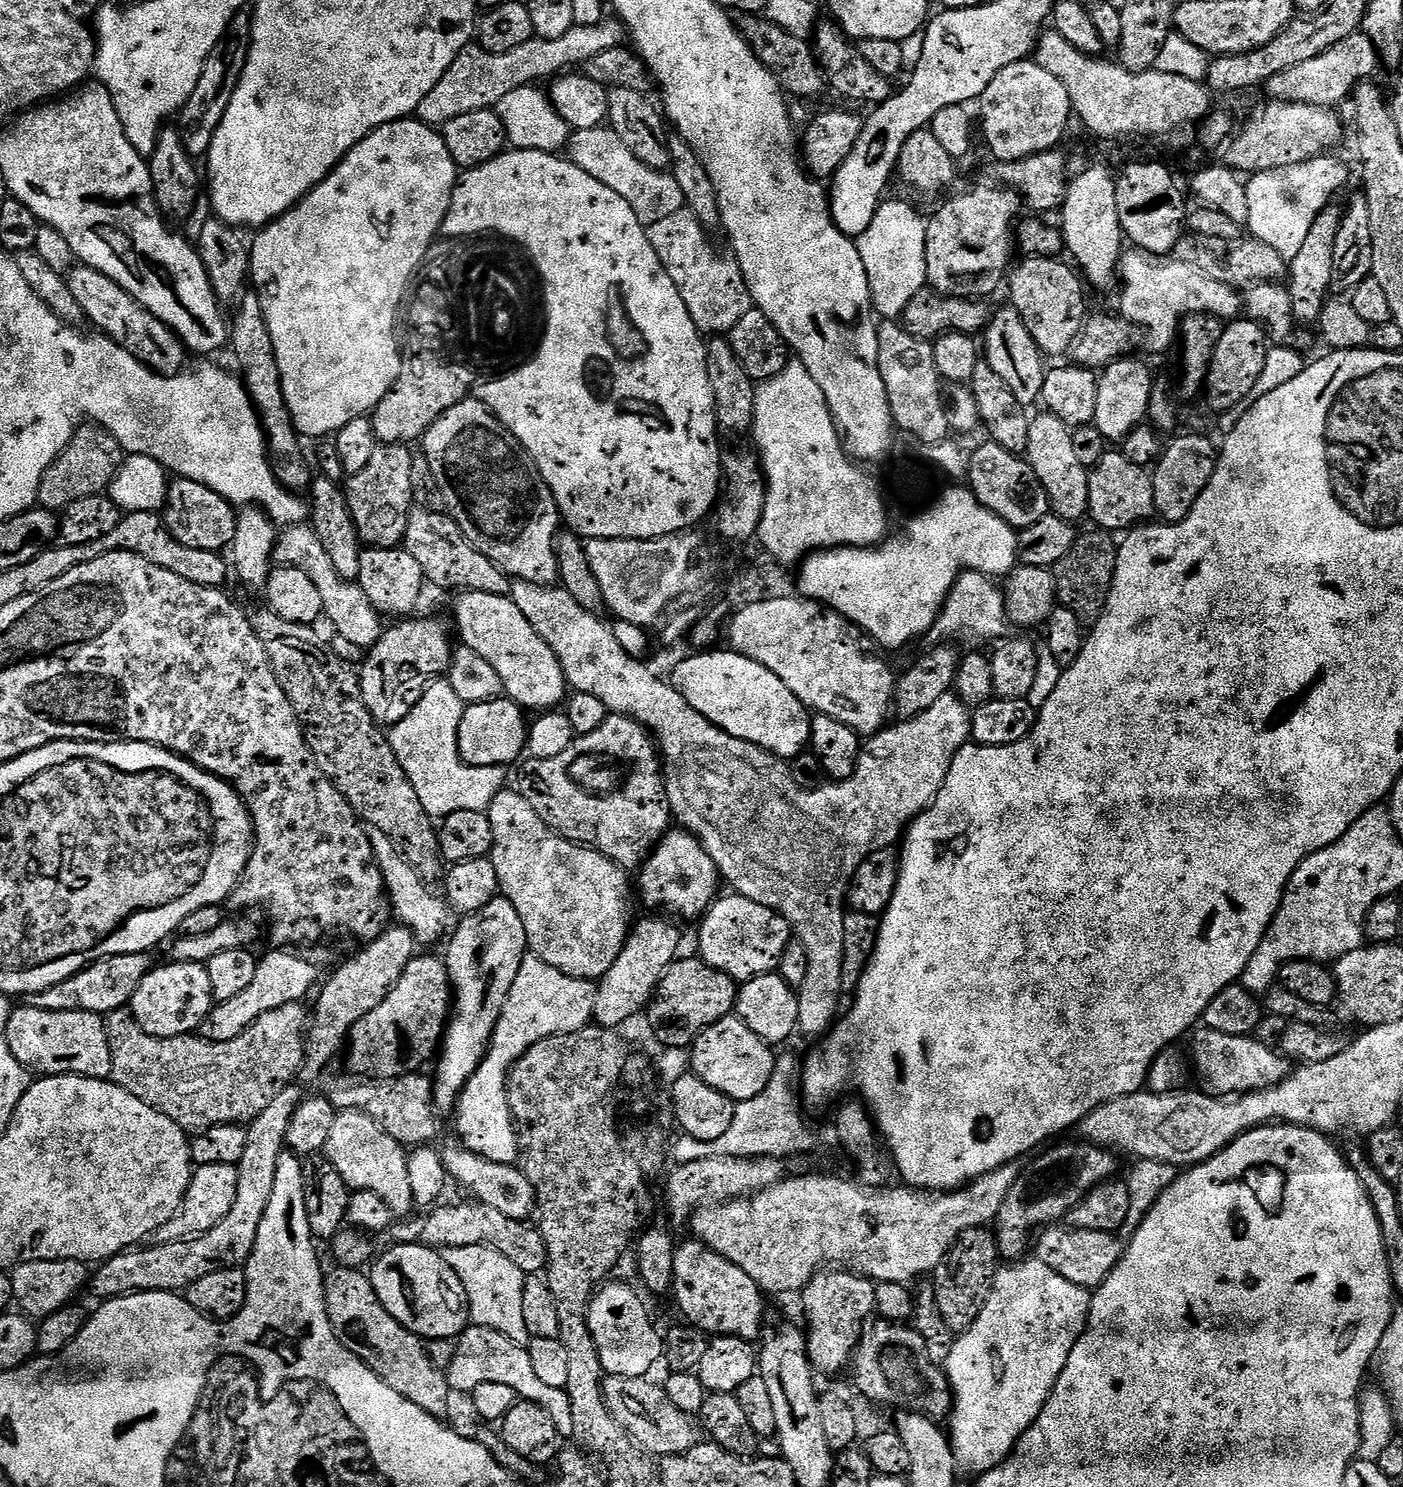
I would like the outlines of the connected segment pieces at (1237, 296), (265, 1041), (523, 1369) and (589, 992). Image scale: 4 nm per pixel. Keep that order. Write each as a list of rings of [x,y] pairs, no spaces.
[[[1139,250],[1125,251],[1120,257],[1119,279],[1124,280],[1124,289],[1120,292],[1119,315],[1137,325],[1148,327],[1152,335],[1152,344],[1164,348],[1178,336],[1178,318],[1195,312],[1209,312],[1228,322],[1239,317],[1242,312],[1242,296],[1237,289],[1226,282],[1210,278],[1210,274],[1190,266],[1190,262],[1179,258],[1155,256]]]
[[[303,1003],[278,1006],[278,1010],[270,1010],[266,1014],[262,1014],[258,1017],[246,1031],[242,1034],[238,1034],[238,1038],[230,1038],[230,1042],[205,1040],[203,1035],[200,1034],[175,1036],[174,1038],[158,1038],[157,1036],[151,1036],[141,1024],[136,1023],[135,1019],[130,1015],[128,1008],[119,1008],[116,1012],[107,1013],[106,1016],[108,1040],[111,1042],[112,1050],[112,1075],[110,1079],[113,1084],[117,1084],[120,1088],[125,1088],[127,1092],[134,1094],[142,1102],[146,1102],[152,1108],[158,1109],[162,1114],[169,1116],[171,1120],[175,1120],[176,1123],[185,1130],[203,1130],[210,1126],[218,1126],[219,1124],[250,1122],[254,1118],[258,1118],[258,1114],[262,1114],[262,1110],[266,1110],[266,1106],[270,1106],[270,1102],[274,1102],[274,1098],[278,1098],[278,1094],[282,1094],[282,1090],[289,1087],[289,1085],[295,1081],[292,1079],[299,1074],[300,1068],[302,1072],[302,1069],[305,1067],[306,1037],[310,1027],[310,1012],[309,1009],[307,1012],[304,1007],[305,1005]]]
[[[479,1326],[465,1328],[455,1341],[452,1361],[447,1373],[448,1385],[456,1394],[460,1392],[470,1394],[486,1382],[502,1382],[502,1386],[513,1388],[517,1397],[541,1404],[550,1414],[550,1418],[554,1418],[554,1426],[558,1426],[561,1437],[568,1438],[568,1435],[573,1435],[572,1406],[568,1401],[567,1391],[542,1382],[542,1378],[534,1372],[527,1347],[523,1344],[515,1344],[498,1330]]]
[[[535,954],[525,955],[518,970],[518,978],[508,995],[508,1004],[496,1024],[496,1034],[492,1037],[492,1047],[480,1064],[475,1075],[468,1080],[458,1101],[456,1128],[460,1131],[463,1147],[469,1148],[487,1160],[499,1164],[516,1164],[522,1156],[522,1140],[518,1135],[518,1125],[512,1115],[512,1103],[508,1100],[510,1073],[530,1048],[551,1036],[570,1034],[589,1027],[594,1020],[594,1004],[596,1002],[596,984],[590,980],[579,980],[573,976],[562,974],[554,966],[550,966]]]

